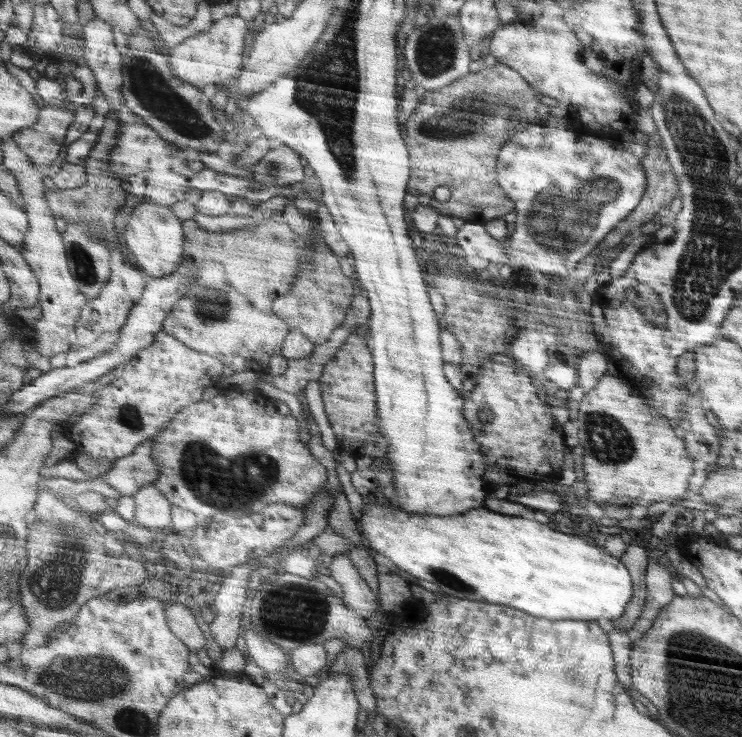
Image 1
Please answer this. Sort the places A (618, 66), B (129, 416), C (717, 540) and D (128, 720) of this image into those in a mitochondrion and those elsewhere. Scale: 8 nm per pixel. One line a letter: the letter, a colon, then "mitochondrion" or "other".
A: other
B: mitochondrion
C: other
D: mitochondrion

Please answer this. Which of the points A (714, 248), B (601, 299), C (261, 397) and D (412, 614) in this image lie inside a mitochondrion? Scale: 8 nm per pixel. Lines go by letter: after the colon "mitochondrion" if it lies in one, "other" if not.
A: mitochondrion
B: other
C: other
D: other

